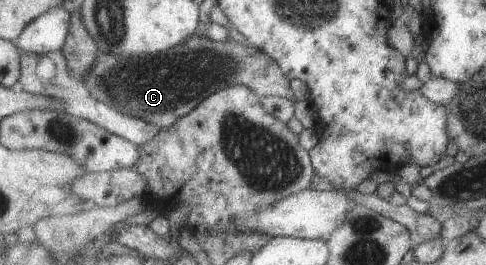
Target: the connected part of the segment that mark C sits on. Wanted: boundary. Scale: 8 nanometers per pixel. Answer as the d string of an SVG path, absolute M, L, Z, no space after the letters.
M196 34L187 42L174 46L167 52L151 55L148 58L118 58L116 54L99 52L94 68L83 79L88 85L92 96L114 108L116 112L141 118L156 124L161 129L168 128L183 119L192 110L228 86L248 86L259 97L280 96L293 101L294 116L301 120L308 130L316 130L320 121L318 110L311 104L310 99L298 100L290 79L285 71L265 51L242 46L229 38L227 42L214 42L206 36Z

